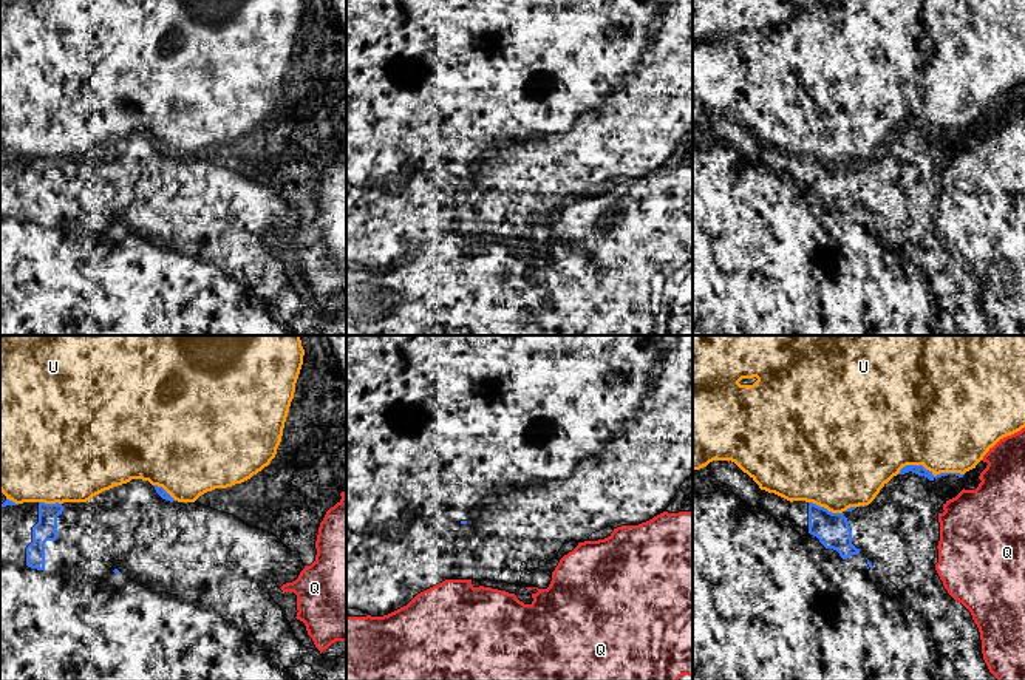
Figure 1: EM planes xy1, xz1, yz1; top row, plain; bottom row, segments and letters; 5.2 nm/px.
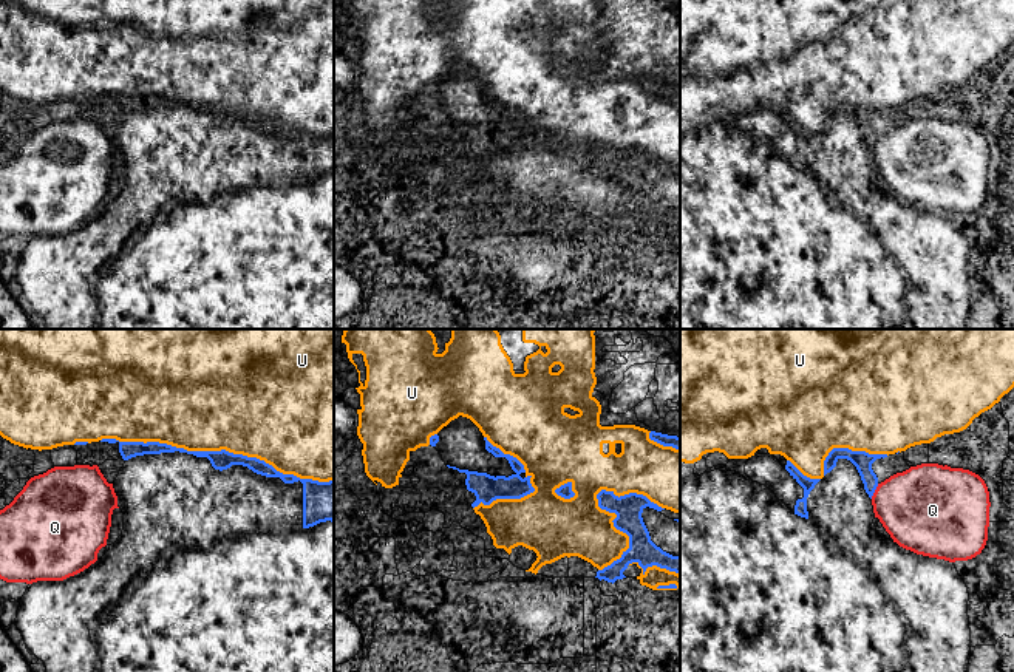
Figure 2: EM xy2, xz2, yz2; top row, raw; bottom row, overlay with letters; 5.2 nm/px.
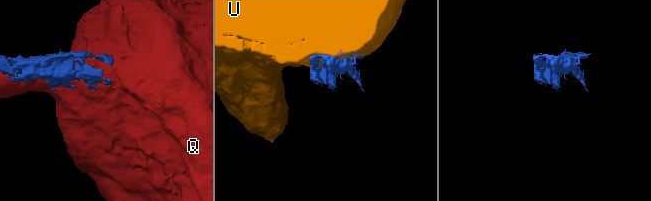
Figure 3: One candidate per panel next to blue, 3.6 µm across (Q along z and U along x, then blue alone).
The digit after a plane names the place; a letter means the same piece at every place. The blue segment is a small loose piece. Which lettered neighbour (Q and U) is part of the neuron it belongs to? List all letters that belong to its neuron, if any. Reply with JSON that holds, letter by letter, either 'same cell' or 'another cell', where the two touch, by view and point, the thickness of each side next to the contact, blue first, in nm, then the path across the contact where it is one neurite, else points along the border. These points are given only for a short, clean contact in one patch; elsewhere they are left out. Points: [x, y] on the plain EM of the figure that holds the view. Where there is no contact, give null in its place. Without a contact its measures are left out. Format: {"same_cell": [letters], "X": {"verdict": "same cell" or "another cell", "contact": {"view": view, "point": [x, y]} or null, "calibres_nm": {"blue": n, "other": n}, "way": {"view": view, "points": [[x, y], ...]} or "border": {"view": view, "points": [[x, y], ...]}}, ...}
{"same_cell": [], "Q": {"verdict": "another cell", "contact": {"view": "yz2", "point": [874, 145]}, "calibres_nm": {"blue": 100, "other": 400}}, "U": {"verdict": "another cell", "contact": {"view": "xy2", "point": [217, 105]}, "calibres_nm": {"blue": 100, "other": 480}}}

